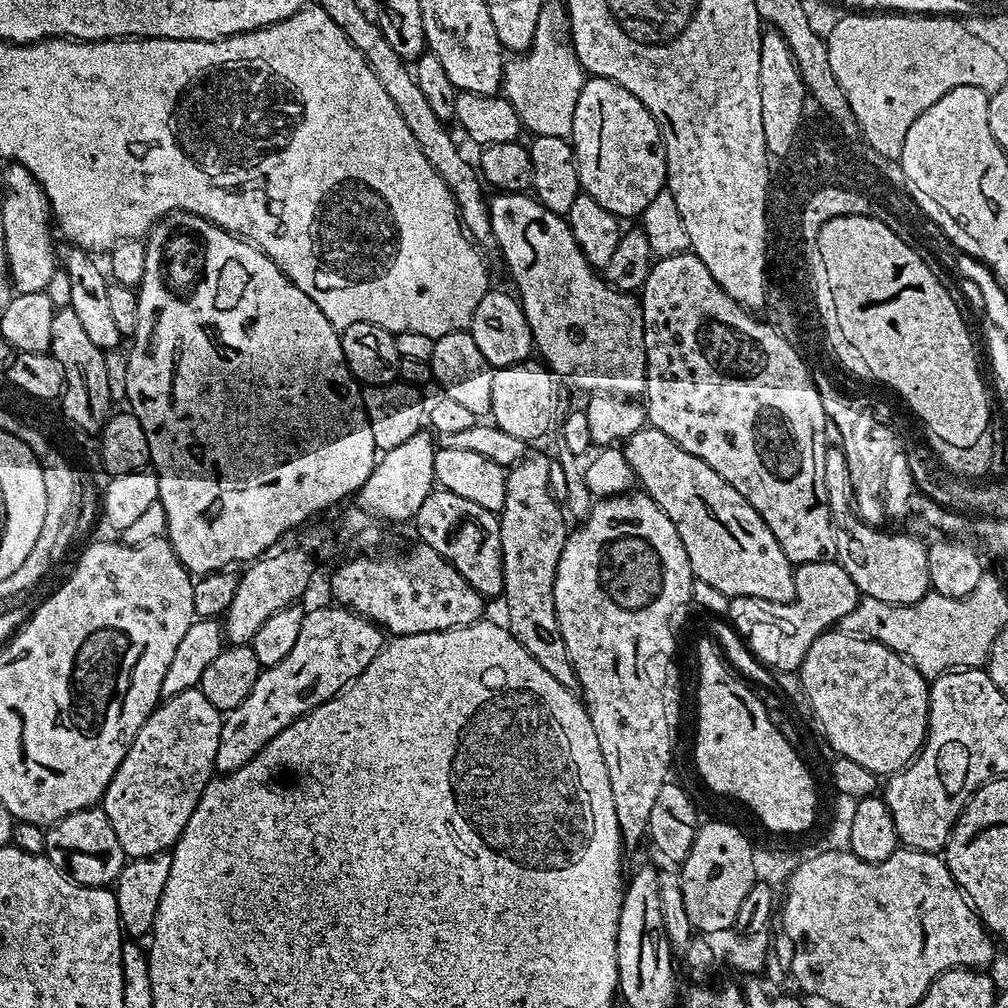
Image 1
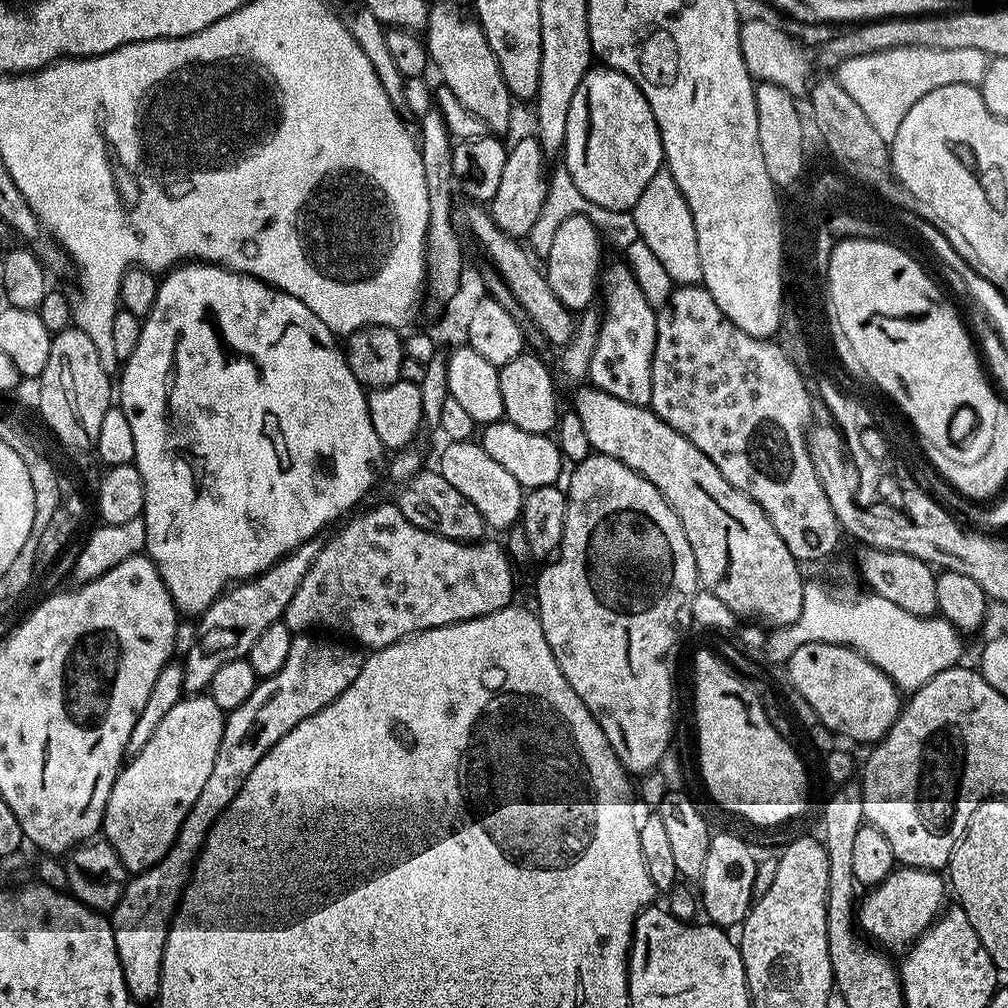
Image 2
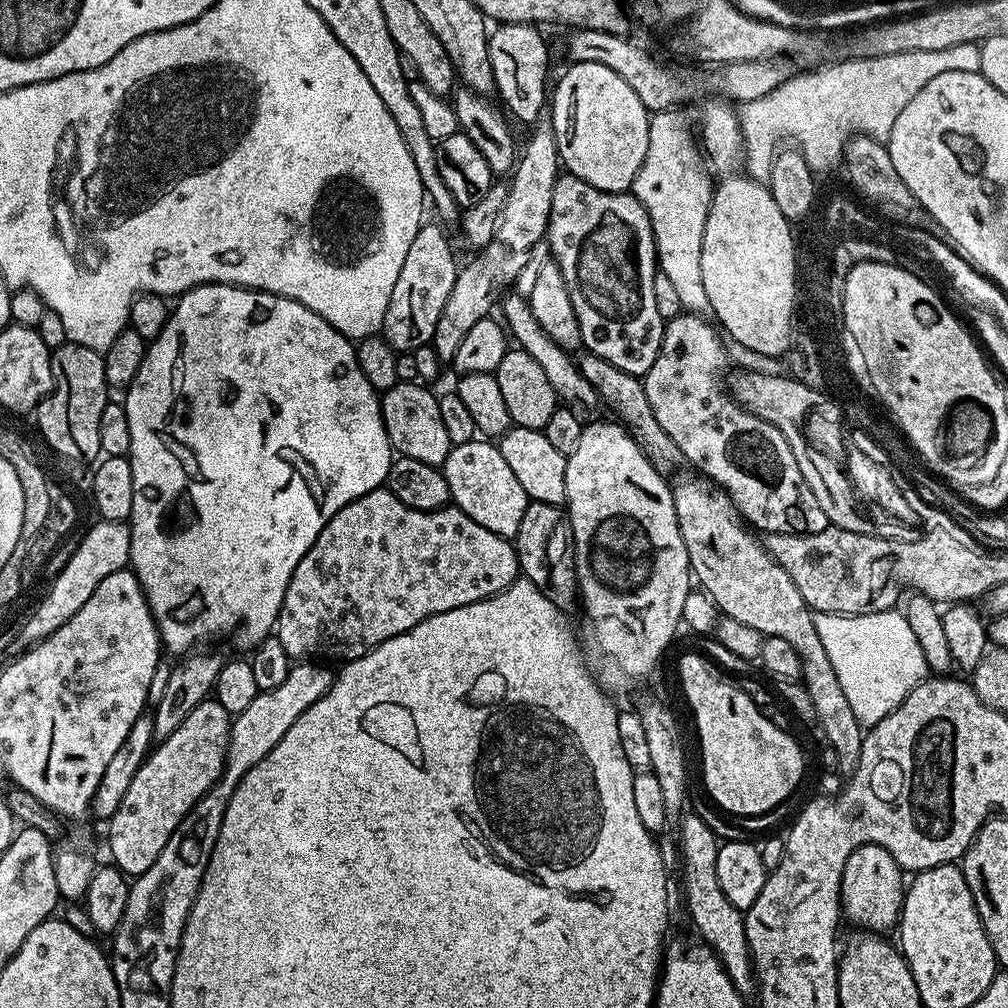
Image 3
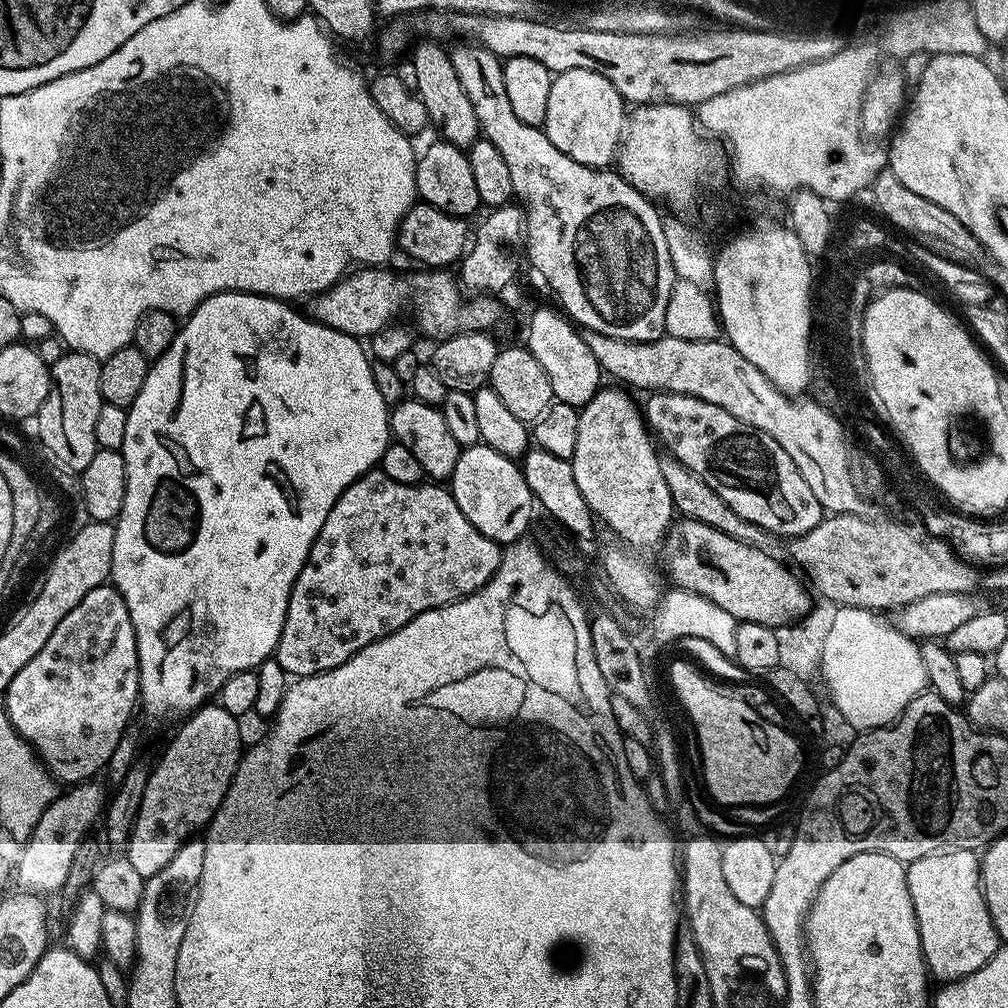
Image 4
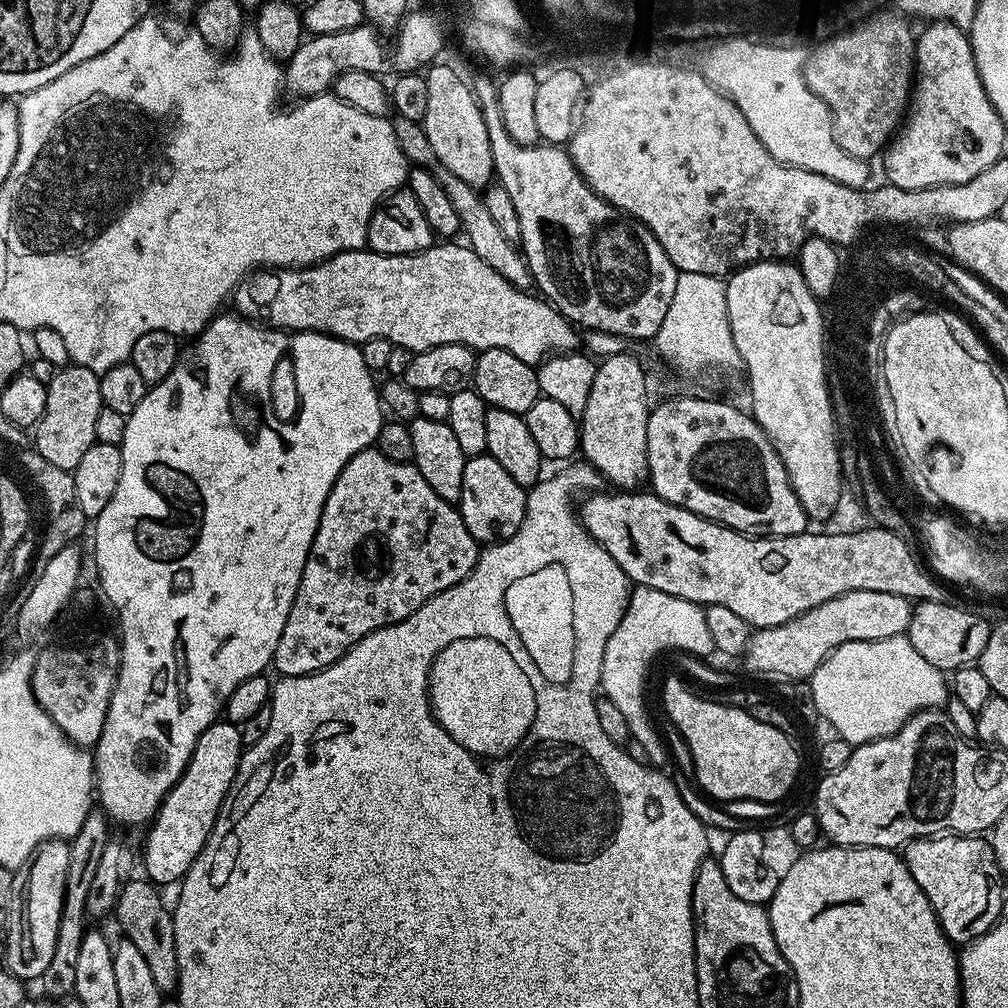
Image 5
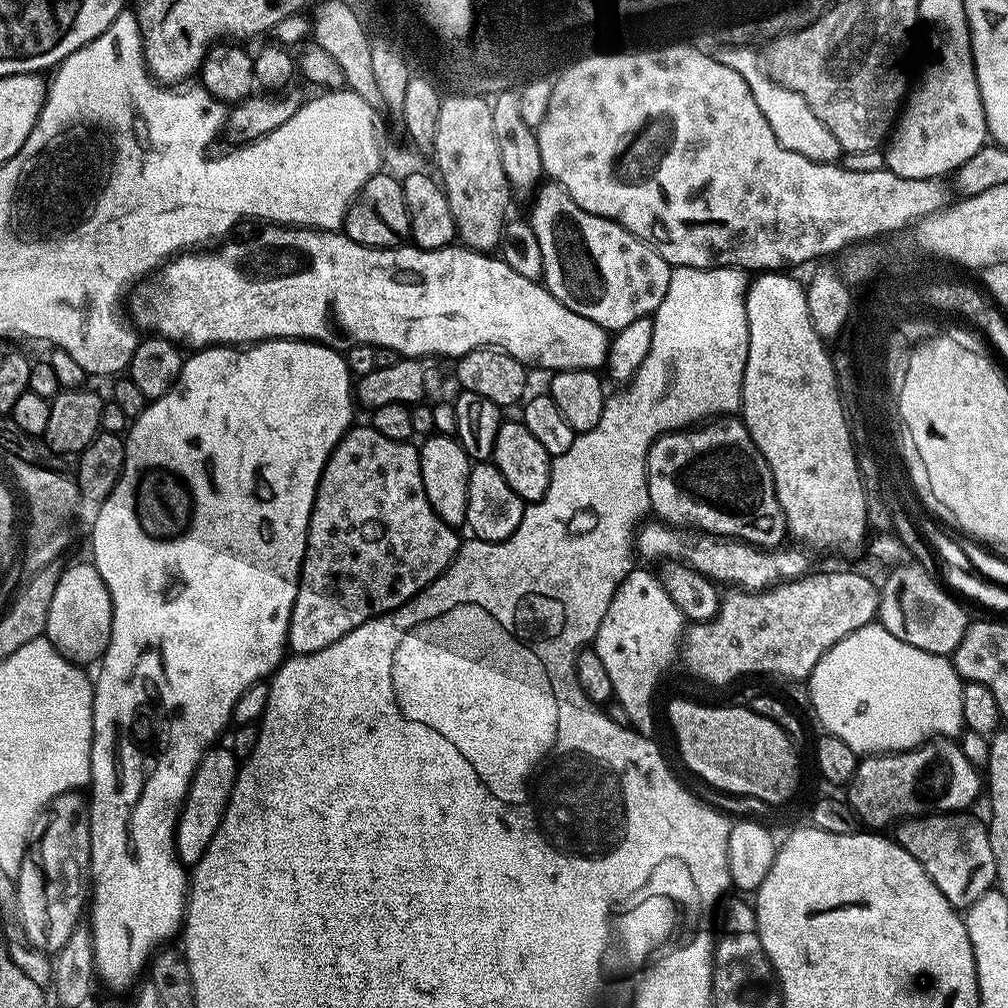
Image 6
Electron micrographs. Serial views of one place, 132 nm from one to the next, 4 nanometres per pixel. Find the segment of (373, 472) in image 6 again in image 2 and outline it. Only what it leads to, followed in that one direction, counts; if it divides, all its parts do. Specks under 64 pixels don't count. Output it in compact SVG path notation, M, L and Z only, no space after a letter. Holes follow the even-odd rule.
M396 502L376 504L373 508L366 509L365 512L359 512L355 513L357 516L349 524L341 523L335 529L337 532L328 541L325 539L321 543L318 558L314 558L310 570L306 570L306 578L302 578L302 586L298 586L298 590L294 590L294 598L290 598L290 606L286 606L282 617L283 624L293 634L308 634L316 630L312 628L329 628L332 632L341 632L342 635L349 636L349 638L344 637L349 641L357 640L357 642L352 642L359 645L361 649L368 648L367 650L375 650L390 646L399 640L405 640L406 637L412 636L415 632L425 632L431 628L441 628L447 624L457 624L463 620L473 620L479 616L485 616L491 612L502 610L513 603L512 591L516 588L516 580L512 577L513 561L510 559L507 551L501 545L499 548L490 538L481 539L479 542L464 543L461 540L451 540L436 533L419 529L418 526L414 526L413 522L406 520L405 515L402 514L402 510L399 509Z

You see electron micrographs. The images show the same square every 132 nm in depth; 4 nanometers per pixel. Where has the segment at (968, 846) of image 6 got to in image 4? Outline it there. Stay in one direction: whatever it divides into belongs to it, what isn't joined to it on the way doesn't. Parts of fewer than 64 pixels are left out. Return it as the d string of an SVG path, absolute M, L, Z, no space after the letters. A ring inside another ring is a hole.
M949 848L943 852L907 861L906 882L910 898L914 902L922 954L929 973L935 979L937 976L940 982L951 982L974 974L974 970L982 970L982 966L986 966L986 962L994 958L994 954L1002 945L1000 936L992 925L984 891L980 888L980 856L971 848Z

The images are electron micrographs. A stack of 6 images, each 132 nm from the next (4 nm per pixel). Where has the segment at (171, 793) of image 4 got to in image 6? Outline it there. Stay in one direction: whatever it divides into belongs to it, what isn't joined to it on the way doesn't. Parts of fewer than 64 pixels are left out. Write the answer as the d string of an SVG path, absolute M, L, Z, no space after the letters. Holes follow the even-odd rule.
M220 747L209 748L200 760L200 765L196 767L196 773L188 787L188 797L185 798L184 806L180 810L180 818L176 821L176 854L181 864L185 866L195 866L202 858L202 854L206 854L236 785L236 754L231 747Z

